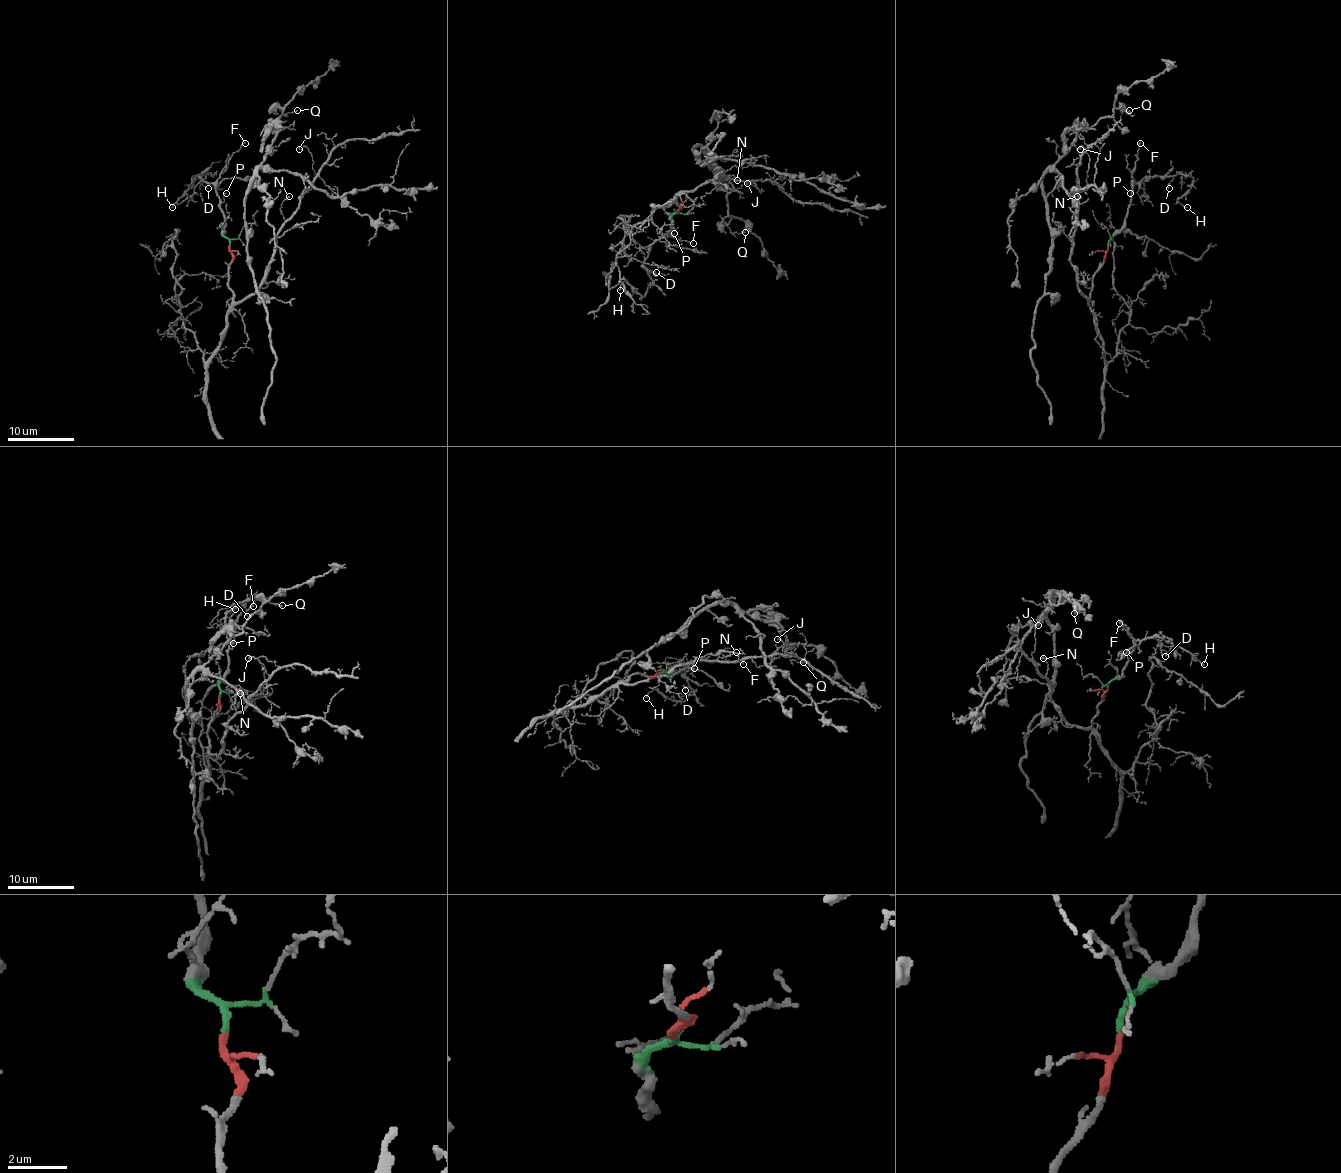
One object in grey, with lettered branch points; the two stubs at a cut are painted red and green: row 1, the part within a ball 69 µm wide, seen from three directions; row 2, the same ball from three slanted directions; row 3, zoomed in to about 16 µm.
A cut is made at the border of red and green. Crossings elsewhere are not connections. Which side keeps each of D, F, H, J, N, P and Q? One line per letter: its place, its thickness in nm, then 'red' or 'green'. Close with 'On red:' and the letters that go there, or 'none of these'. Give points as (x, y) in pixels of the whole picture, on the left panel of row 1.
D: at (208, 188); 100 nm thick; green
F: at (245, 143); 140 nm thick; green
H: at (172, 207); 140 nm thick; green
J: at (299, 149); 110 nm thick; red
N: at (289, 196); 80 nm thick; red
P: at (226, 193); 120 nm thick; green
Q: at (297, 110); 120 nm thick; red
On red: J, N, Q

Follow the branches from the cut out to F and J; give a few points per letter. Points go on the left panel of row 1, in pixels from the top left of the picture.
F: (230, 245), (225, 237), (216, 179), (228, 159), (244, 143)
J: (230, 245), (228, 289), (243, 302), (258, 289), (279, 227), (314, 182), (312, 156), (299, 149)

